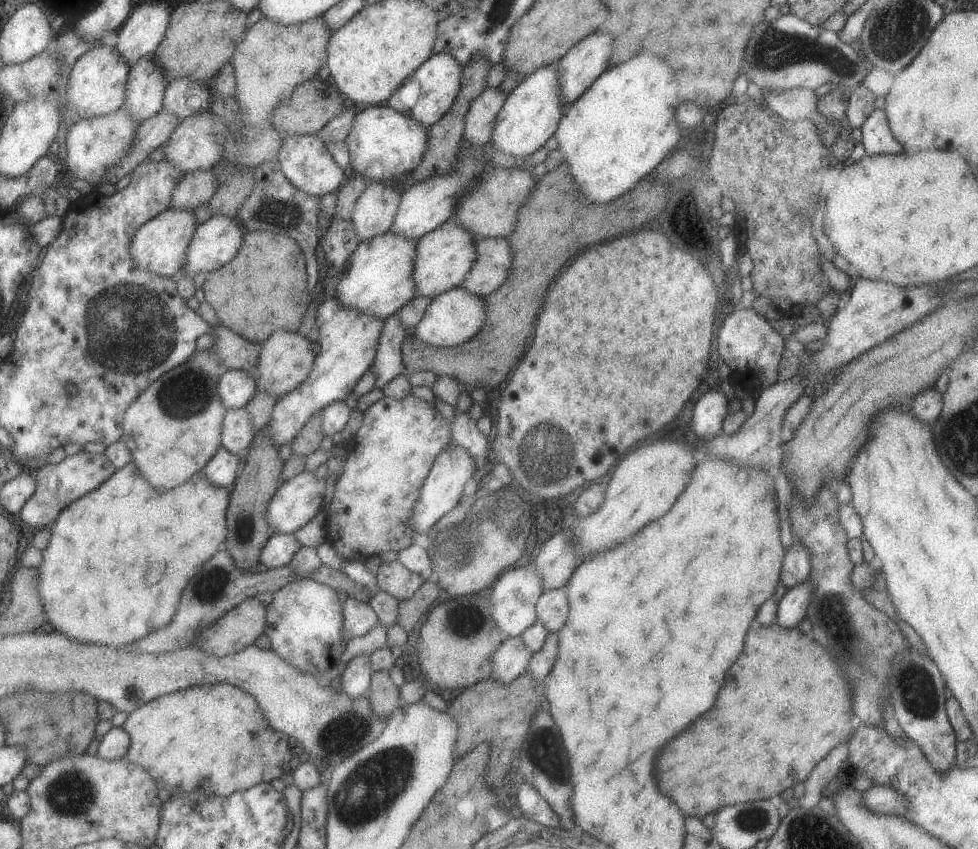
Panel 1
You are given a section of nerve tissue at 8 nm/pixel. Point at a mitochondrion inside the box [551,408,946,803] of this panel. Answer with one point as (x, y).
(916, 690)

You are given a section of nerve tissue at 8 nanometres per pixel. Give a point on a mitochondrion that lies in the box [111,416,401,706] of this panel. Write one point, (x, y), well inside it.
(211, 586)

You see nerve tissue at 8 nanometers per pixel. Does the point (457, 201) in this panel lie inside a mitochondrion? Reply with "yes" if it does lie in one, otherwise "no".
no

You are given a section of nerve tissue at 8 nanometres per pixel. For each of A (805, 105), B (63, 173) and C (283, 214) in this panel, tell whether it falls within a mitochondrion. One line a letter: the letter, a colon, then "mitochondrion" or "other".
A: other
B: other
C: mitochondrion

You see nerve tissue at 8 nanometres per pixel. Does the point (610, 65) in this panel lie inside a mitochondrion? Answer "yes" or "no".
no

